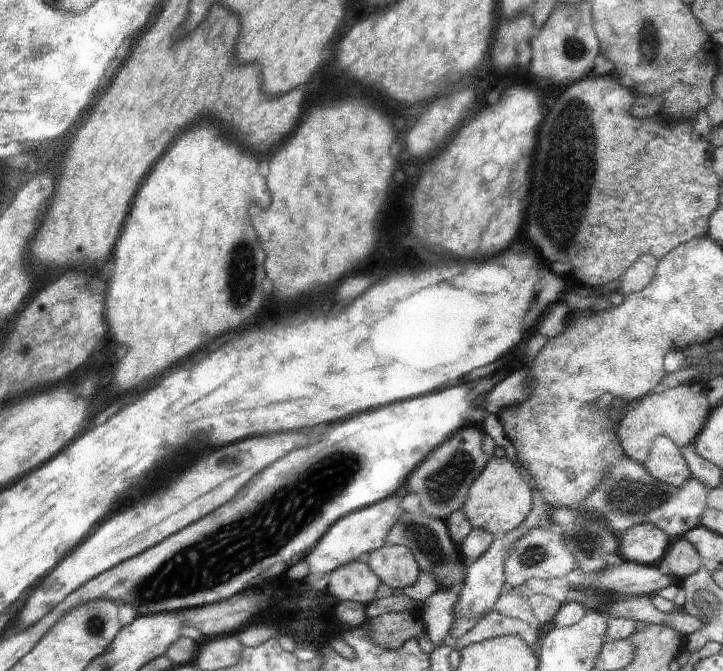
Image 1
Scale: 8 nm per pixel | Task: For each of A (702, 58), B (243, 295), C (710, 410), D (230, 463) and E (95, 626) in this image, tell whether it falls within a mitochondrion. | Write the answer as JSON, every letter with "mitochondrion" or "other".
{"A":"other","B":"mitochondrion","C":"other","D":"mitochondrion","E":"mitochondrion"}

